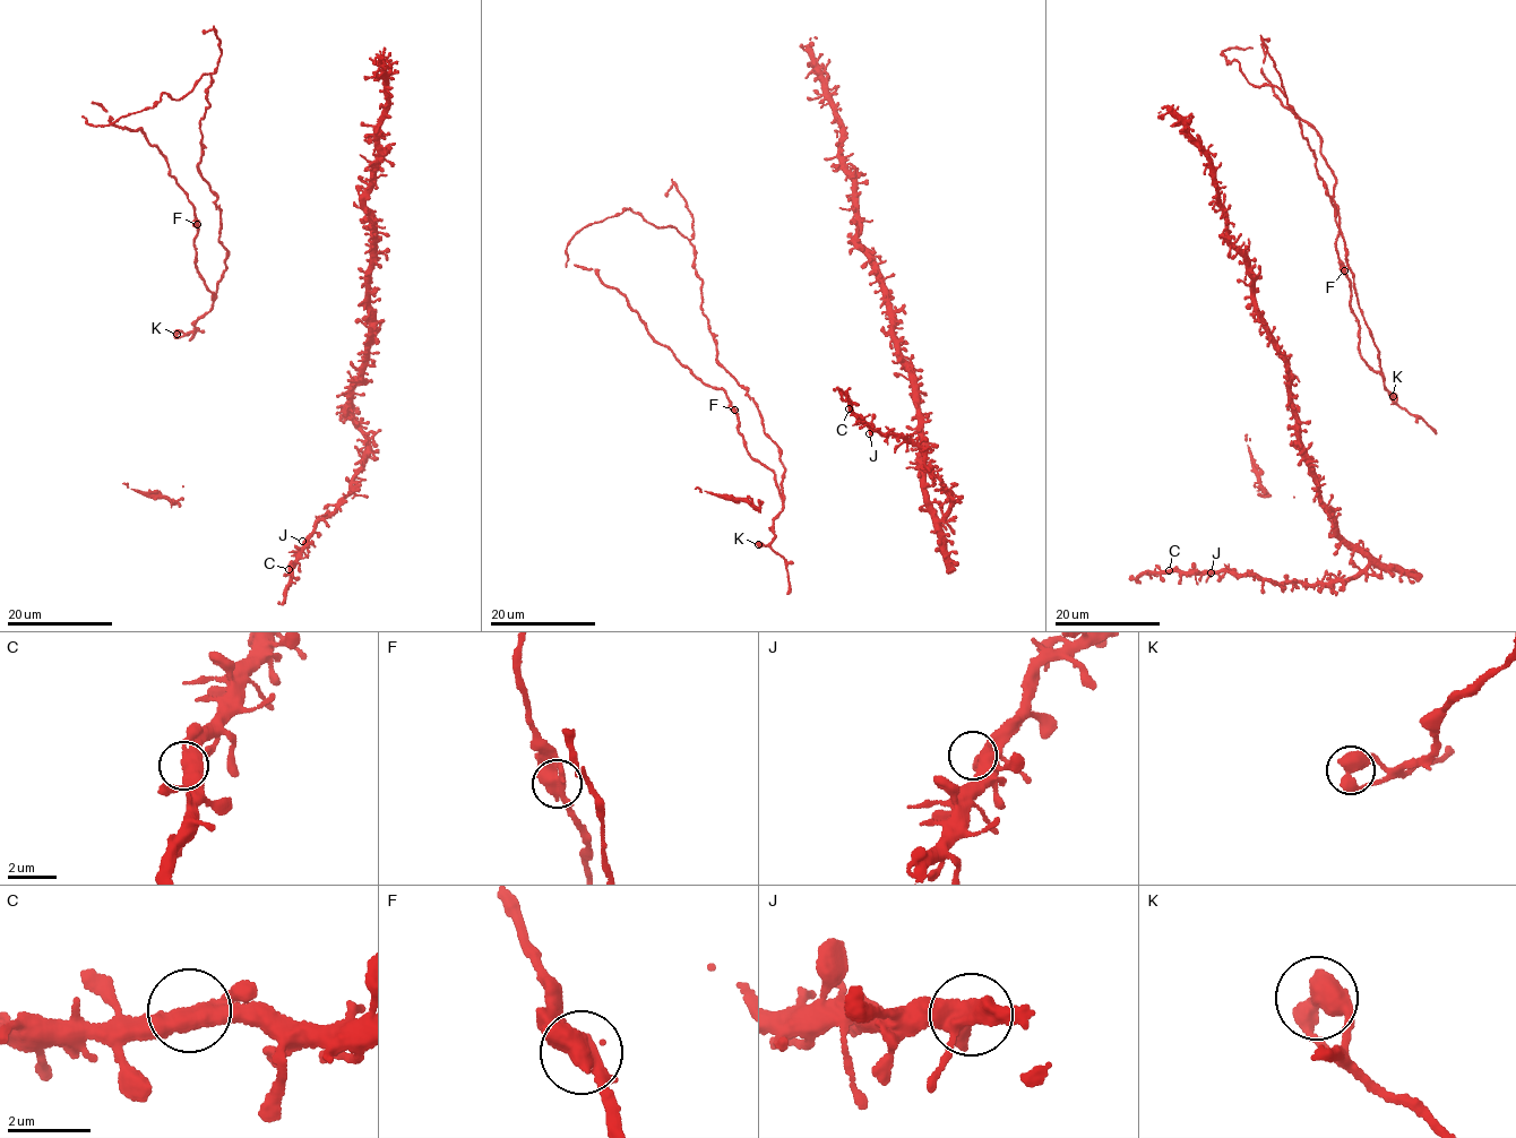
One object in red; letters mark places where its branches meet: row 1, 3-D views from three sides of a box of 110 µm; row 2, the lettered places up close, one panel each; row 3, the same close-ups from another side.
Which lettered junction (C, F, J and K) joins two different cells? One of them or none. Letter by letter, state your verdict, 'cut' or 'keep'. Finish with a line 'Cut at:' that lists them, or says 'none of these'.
C: keep
F: keep
J: keep
K: keep
Cut at: none of these

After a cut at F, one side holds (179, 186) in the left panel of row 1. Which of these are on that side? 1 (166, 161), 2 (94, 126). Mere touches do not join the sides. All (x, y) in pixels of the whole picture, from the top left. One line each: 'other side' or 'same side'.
1: same side
2: other side

